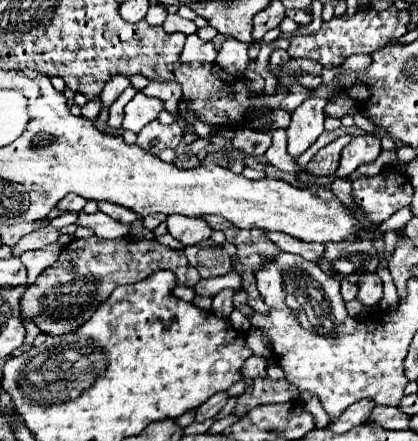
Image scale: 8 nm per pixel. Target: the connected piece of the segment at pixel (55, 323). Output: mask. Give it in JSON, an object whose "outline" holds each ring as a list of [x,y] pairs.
{"outline":[[[91,235],[89,239],[75,239],[61,251],[57,263],[47,267],[37,277],[37,281],[23,293],[21,319],[35,321],[35,325],[47,335],[63,335],[77,331],[117,285],[137,283],[159,269],[173,271],[177,283],[185,287],[193,287],[201,279],[199,273],[187,263],[183,251],[169,249],[155,239],[131,241],[127,237],[119,237],[109,241],[95,235]]]}

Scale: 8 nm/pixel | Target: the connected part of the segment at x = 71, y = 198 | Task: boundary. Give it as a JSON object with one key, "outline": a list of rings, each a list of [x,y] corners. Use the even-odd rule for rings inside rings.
{"outline":[[[67,195],[57,207],[61,207],[61,209],[69,209],[69,211],[83,211],[83,207],[85,207],[85,199],[83,197],[77,197],[77,195]]]}

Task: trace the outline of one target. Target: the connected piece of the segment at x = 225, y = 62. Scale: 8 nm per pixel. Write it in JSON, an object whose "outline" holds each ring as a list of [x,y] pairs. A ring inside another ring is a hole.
{"outline":[[[227,39],[217,55],[217,65],[231,75],[241,75],[249,65],[247,49],[249,49],[247,43],[239,43],[237,39]]]}

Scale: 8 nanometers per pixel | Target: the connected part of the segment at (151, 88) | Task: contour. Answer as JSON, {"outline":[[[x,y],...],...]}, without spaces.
{"outline":[[[151,81],[143,89],[143,93],[149,95],[149,97],[161,99],[163,105],[165,105],[165,111],[169,111],[175,117],[175,121],[179,119],[179,111],[177,111],[177,105],[179,105],[179,99],[181,99],[179,83],[155,83],[155,81]]]}

